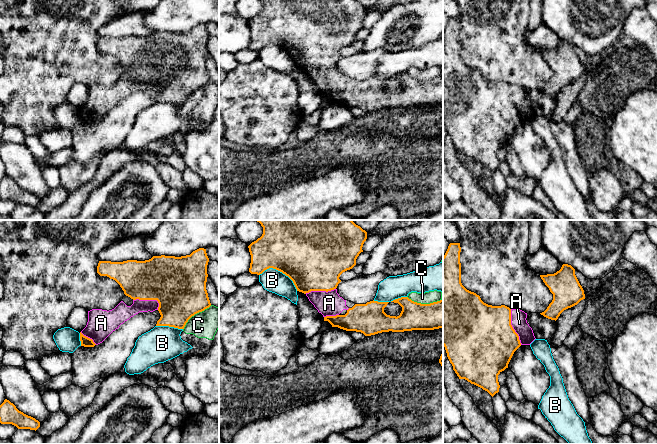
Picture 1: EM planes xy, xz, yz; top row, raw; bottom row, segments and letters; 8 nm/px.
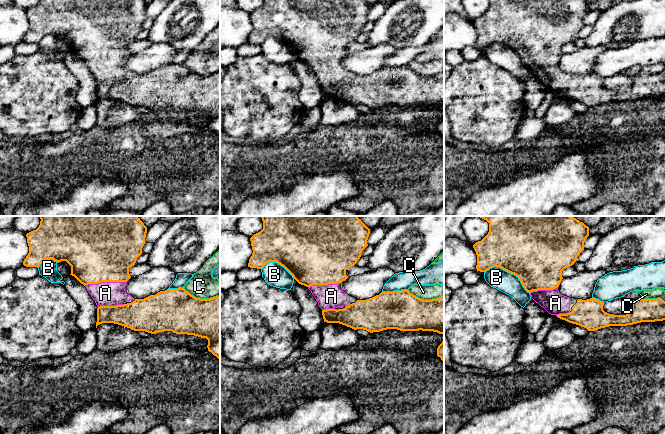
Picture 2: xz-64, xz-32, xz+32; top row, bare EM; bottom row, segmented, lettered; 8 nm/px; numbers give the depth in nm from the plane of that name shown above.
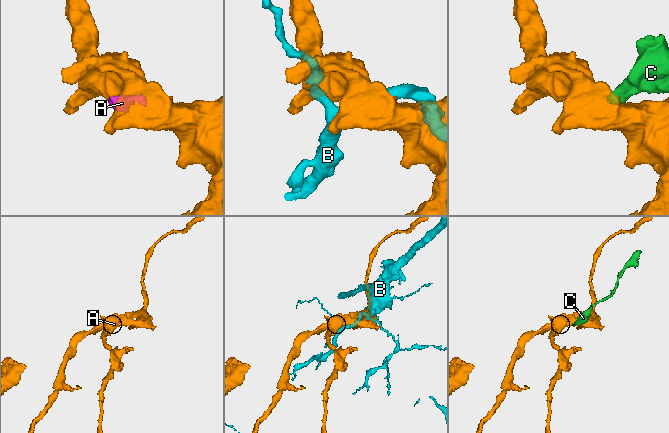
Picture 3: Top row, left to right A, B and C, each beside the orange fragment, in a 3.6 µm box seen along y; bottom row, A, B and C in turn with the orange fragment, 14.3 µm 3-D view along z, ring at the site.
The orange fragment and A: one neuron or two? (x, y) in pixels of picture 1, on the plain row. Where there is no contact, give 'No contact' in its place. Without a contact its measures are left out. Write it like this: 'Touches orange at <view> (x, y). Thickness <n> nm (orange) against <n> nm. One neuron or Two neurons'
Touches orange at yz (512, 103). Thickness 500 nm (orange) against 130 nm. One neuron

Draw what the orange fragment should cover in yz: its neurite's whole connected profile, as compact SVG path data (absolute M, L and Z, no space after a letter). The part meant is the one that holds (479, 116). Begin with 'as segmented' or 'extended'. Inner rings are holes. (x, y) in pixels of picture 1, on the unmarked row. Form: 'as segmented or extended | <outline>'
extended | M450 19L443 32L443 122L459 155L467 156L493 173L500 164L498 151L508 144L514 128L521 121L530 121L536 114L527 99L527 89L520 85L510 85L505 81L488 81L481 76L479 71L462 61L460 28L460 19Z

